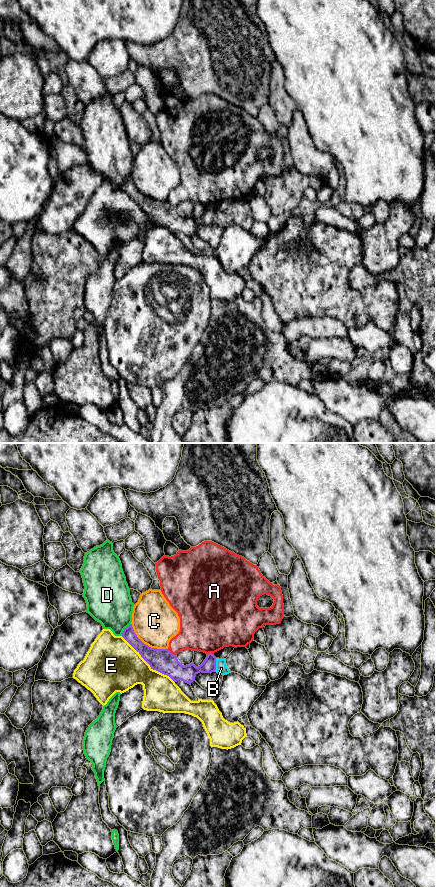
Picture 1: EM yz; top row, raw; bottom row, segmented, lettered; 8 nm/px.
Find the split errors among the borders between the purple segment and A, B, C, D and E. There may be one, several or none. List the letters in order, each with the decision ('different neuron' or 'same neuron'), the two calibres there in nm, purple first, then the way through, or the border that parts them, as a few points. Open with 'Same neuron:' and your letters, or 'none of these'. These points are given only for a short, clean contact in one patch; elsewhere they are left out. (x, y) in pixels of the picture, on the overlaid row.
Same neuron: B
A: different neuron; calibres 190 and 260 nm
B: same neuron; calibres 130 and 100 nm; way yz (187, 673), (191, 670), (215, 665), (221, 668)
C: different neuron; calibres 190 and 360 nm
D: different neuron; calibres 100 and 360 nm
E: different neuron; calibres 190 and 400 nm

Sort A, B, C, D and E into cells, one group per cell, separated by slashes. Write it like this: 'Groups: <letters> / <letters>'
Groups: A / B / C / D / E

